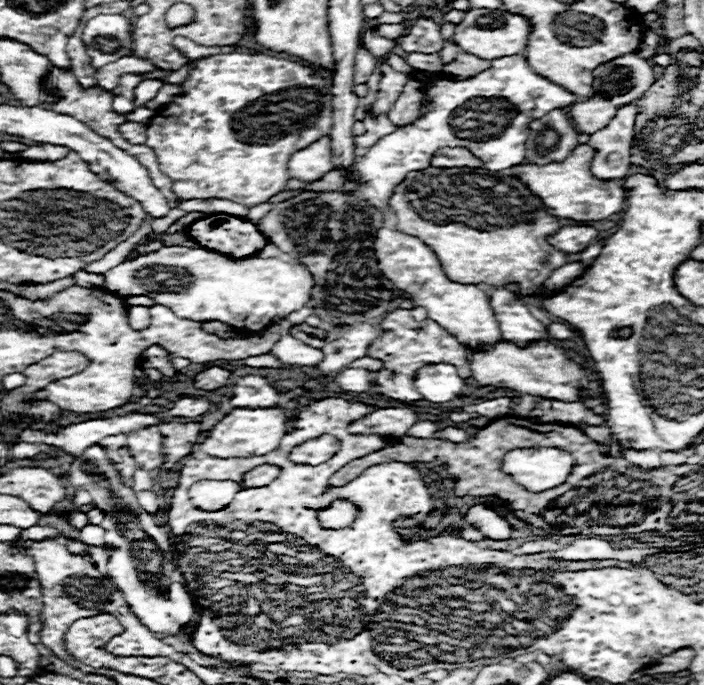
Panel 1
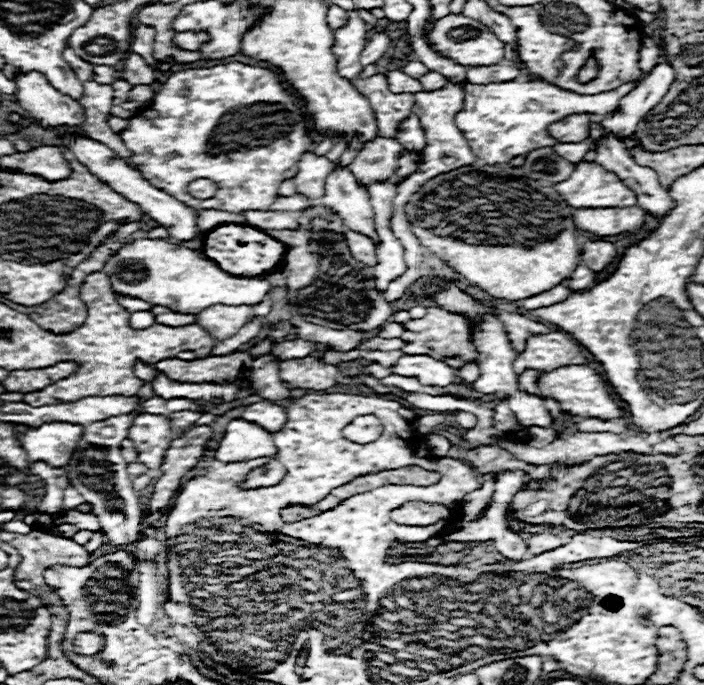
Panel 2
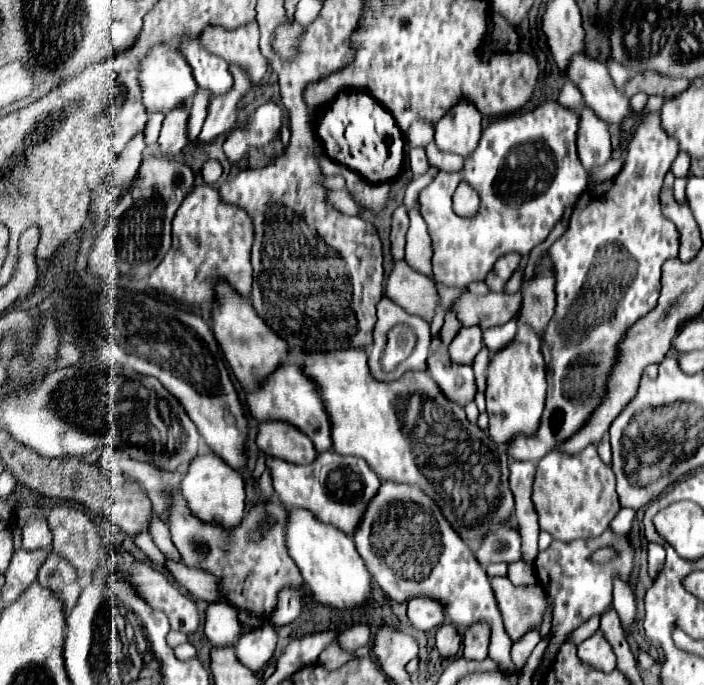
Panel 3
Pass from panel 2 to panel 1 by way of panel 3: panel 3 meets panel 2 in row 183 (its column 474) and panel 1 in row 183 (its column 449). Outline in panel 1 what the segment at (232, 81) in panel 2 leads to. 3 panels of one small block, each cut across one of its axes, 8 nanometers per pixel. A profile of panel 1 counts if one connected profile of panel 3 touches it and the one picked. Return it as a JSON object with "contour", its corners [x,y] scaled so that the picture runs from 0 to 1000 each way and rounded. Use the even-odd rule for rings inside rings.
{"contour":[[[327,76],[327,79],[307,79],[307,82],[295,82],[281,88],[278,99],[267,108],[264,120],[259,123],[261,134],[256,140],[250,140],[241,152],[227,158],[227,169],[219,169],[216,178],[210,181],[210,204],[207,213],[219,216],[224,236],[227,236],[227,248],[244,260],[244,280],[253,289],[313,289],[313,292],[330,292],[347,301],[364,301],[378,295],[381,289],[386,289],[389,283],[401,280],[406,266],[412,263],[409,254],[409,234],[415,228],[415,222],[435,216],[438,210],[455,204],[455,199],[466,199],[472,190],[472,137],[466,134],[466,114],[432,93],[415,91],[415,88],[403,88],[403,85],[389,85],[381,79],[341,79],[341,76]]]}

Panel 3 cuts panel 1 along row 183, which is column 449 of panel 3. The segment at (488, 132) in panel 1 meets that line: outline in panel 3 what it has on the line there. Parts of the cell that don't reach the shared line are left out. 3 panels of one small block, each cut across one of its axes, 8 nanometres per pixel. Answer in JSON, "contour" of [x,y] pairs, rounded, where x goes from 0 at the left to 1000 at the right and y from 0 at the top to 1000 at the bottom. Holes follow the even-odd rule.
{"contour":[[[622,511],[622,514],[611,517],[608,543],[636,584],[642,584],[653,593],[662,593],[665,587],[673,584],[676,561],[673,561],[670,534],[645,531],[636,523],[634,511]]]}

